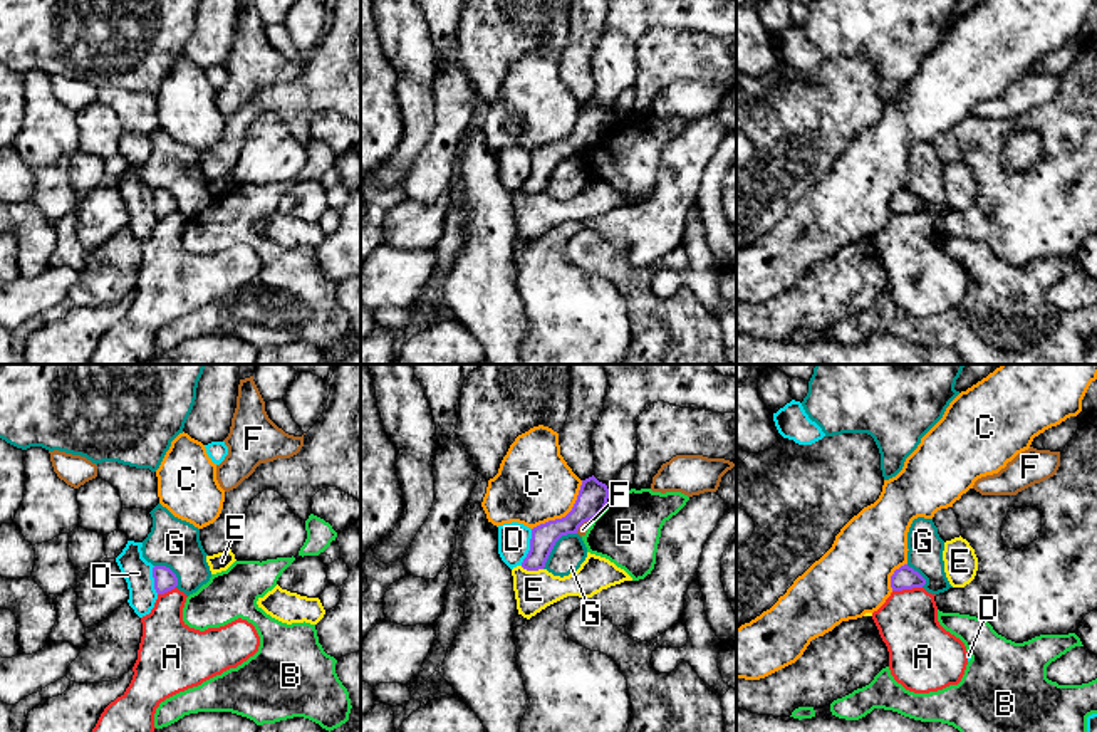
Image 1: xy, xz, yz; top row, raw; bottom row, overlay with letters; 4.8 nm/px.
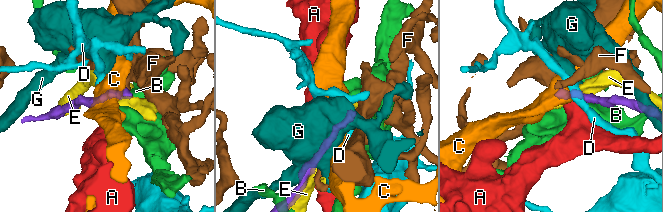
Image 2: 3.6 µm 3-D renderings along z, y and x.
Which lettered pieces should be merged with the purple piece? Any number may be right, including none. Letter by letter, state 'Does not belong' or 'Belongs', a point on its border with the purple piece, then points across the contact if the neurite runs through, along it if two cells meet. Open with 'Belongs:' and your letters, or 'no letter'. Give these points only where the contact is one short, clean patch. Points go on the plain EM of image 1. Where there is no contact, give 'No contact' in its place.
Belongs: no letter
A: Does not belong. Touches purple at yz (906, 212). Boundary: yz (921, 210), (893, 215)
B: Does not belong. Touches purple at xz (599, 136). Boundary: xz (608, 126), (591, 143)
C: Does not belong. Touches purple at xz (567, 138). Boundary: xz (582, 104), (574, 130), (564, 140), (540, 146), (532, 153)
D: Does not belong. Touches purple at xz (530, 172). Boundary: xz (532, 153), (529, 177), (520, 188)
E: Does not belong. Touches purple at xz (532, 193)
F: Does not belong. Touches purple at xz (582, 146). Boundary: xz (591, 143), (576, 156)
G: Does not belong. Touches purple at xz (554, 168). Boundary: xz (576, 156), (567, 156), (556, 167), (542, 192)

